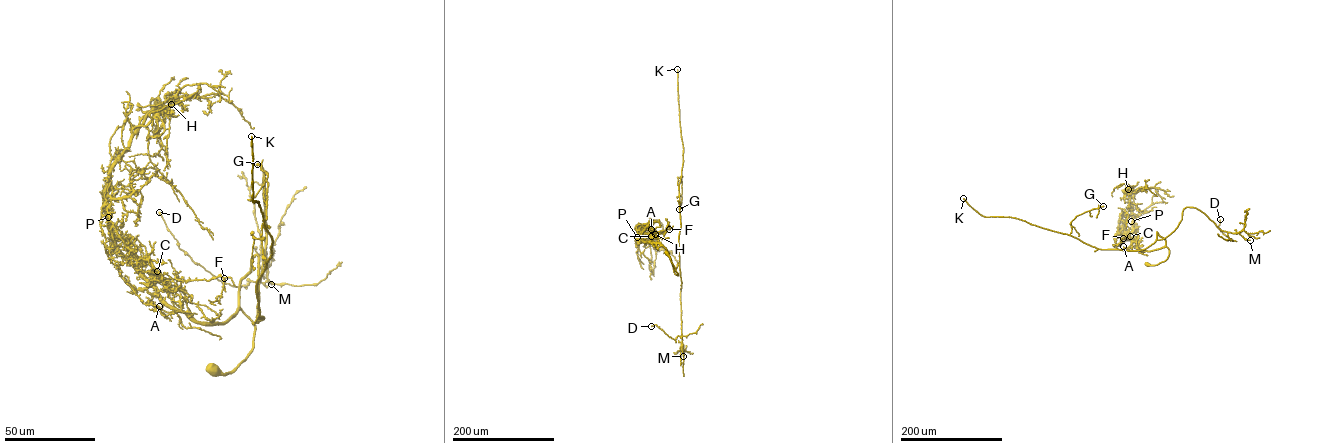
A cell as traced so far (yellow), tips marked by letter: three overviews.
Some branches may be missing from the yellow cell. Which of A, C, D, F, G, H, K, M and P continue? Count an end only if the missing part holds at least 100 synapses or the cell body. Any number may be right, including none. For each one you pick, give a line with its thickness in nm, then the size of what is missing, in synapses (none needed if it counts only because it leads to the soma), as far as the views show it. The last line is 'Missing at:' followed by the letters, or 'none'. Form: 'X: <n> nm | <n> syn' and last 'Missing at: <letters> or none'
K: 360 nm | 950 syn
Missing at: K

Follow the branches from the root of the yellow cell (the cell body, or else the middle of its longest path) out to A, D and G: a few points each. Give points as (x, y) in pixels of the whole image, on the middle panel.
A: (666, 253), (678, 275), (674, 272), (666, 249), (649, 242), (651, 236), (657, 237), (651, 229)
D: (666, 253), (677, 275), (674, 270), (679, 263), (682, 336), (674, 339), (656, 325), (651, 326)
G: (666, 253), (678, 275), (674, 271), (679, 262), (681, 176), (679, 209)

